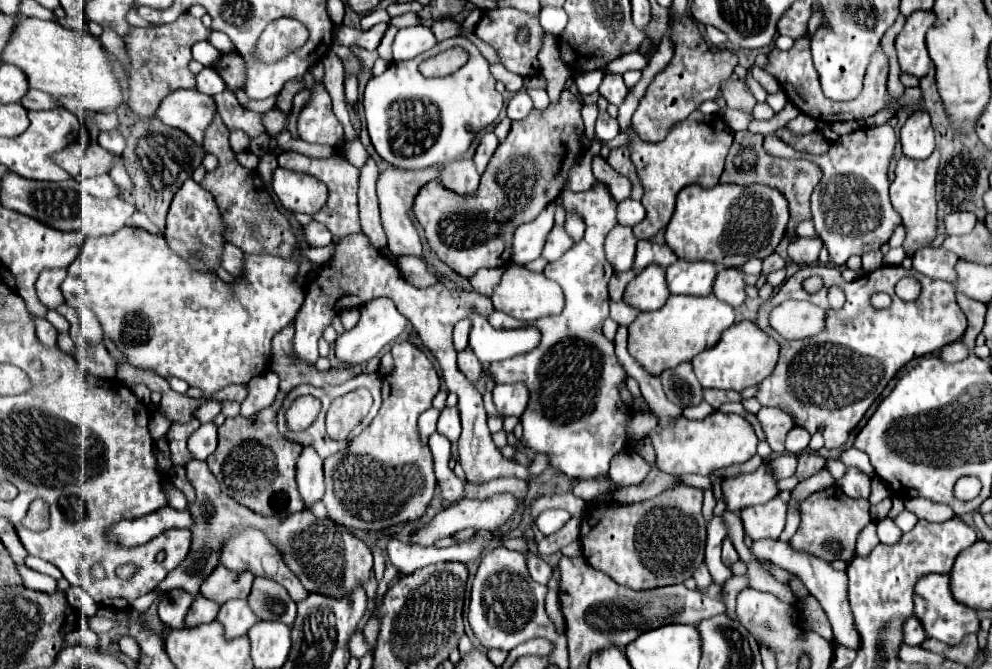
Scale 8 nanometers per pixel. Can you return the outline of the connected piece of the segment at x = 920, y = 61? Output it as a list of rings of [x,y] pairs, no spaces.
[[[917,10],[913,12],[913,16],[907,18],[903,30],[897,34],[895,48],[899,56],[899,66],[903,72],[909,72],[917,78],[927,74],[931,58],[925,46],[925,32],[933,22],[935,22],[933,12]]]

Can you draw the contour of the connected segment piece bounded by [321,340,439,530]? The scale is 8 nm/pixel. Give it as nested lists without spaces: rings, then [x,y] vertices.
[[[409,340],[397,342],[391,348],[395,368],[383,378],[383,406],[373,422],[353,440],[347,448],[325,460],[325,496],[321,502],[327,508],[327,518],[351,530],[385,530],[389,526],[417,520],[423,516],[427,504],[435,494],[435,474],[431,450],[421,444],[417,418],[431,408],[435,394],[439,392],[439,376],[427,358],[427,354]]]

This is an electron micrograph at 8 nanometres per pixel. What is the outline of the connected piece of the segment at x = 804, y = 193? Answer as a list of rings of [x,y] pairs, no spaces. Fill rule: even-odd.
[[[747,130],[743,132],[735,132],[735,140],[733,146],[727,154],[727,162],[725,162],[725,172],[721,174],[721,182],[723,184],[765,184],[771,188],[777,188],[789,202],[789,224],[785,234],[789,236],[789,240],[797,240],[797,224],[803,220],[811,218],[811,210],[809,210],[809,196],[813,192],[813,188],[817,186],[817,182],[821,180],[821,170],[807,162],[807,160],[781,160],[781,158],[773,158],[763,150],[763,136],[761,134],[751,134]]]

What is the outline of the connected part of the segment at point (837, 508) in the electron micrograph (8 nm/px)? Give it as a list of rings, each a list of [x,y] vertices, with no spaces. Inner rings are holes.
[[[835,484],[811,494],[807,500],[801,502],[801,524],[795,536],[791,538],[791,546],[795,550],[803,550],[817,558],[823,558],[827,562],[833,560],[849,562],[855,556],[855,540],[869,522],[871,522],[869,500],[849,498]]]

